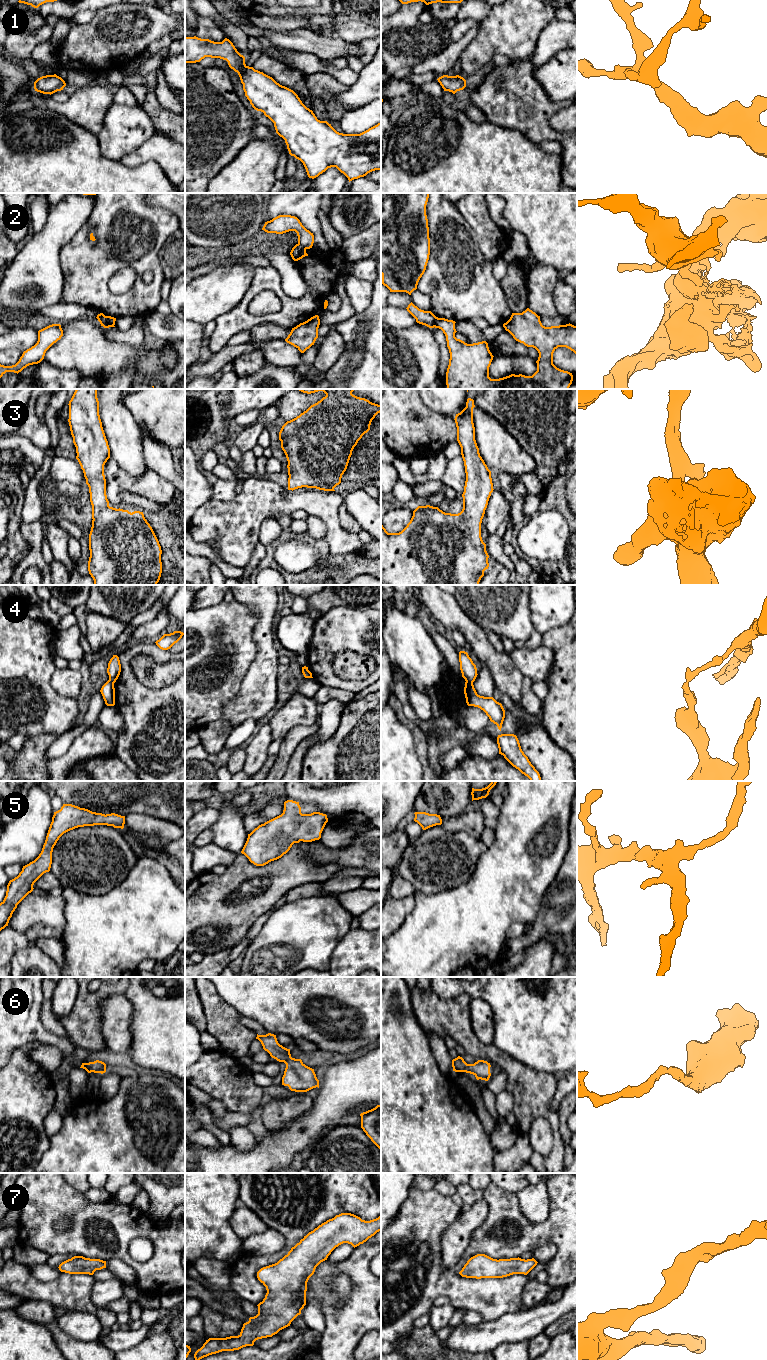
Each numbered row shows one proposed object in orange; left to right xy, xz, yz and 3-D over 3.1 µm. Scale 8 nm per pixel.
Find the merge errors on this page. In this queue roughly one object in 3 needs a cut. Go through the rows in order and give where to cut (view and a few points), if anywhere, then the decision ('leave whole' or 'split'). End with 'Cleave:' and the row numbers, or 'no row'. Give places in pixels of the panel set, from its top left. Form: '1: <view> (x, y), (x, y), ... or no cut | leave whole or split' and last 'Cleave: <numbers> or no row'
1: no cut | leave whole
2: yz (436, 317), (433, 326) | split
3: no cut | leave whole
4: yz (466, 680), (472, 683) | split
5: no cut | leave whole
6: no cut | leave whole
7: no cut | leave whole
Cleave: 2, 4

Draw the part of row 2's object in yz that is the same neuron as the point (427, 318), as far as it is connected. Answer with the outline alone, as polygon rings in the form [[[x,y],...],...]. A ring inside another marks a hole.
[[[412,302],[406,308],[416,319],[416,322],[429,328],[434,328],[436,316],[431,311],[424,311],[415,306]]]

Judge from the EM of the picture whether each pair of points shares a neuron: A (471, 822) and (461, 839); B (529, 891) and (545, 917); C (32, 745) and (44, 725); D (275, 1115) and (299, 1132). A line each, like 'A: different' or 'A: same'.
A: different
B: different
C: different
D: different

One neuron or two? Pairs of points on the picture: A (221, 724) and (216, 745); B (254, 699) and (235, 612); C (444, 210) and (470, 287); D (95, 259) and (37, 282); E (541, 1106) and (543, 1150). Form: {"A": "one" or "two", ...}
{"A": "one", "B": "two", "C": "one", "D": "two", "E": "two"}

